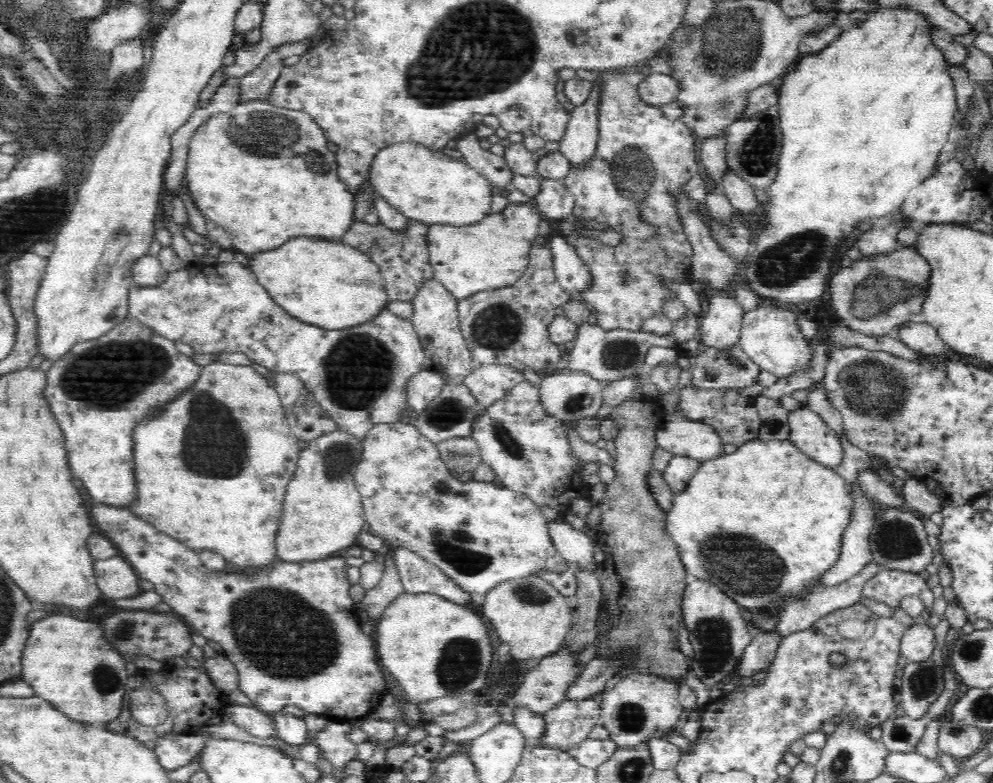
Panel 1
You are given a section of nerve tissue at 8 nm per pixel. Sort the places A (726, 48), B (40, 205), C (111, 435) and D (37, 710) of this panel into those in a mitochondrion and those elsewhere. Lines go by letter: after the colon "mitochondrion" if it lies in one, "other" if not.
A: mitochondrion
B: other
C: other
D: other

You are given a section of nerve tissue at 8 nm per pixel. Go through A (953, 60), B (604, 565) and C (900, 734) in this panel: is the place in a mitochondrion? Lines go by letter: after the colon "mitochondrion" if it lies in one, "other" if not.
A: other
B: other
C: other

